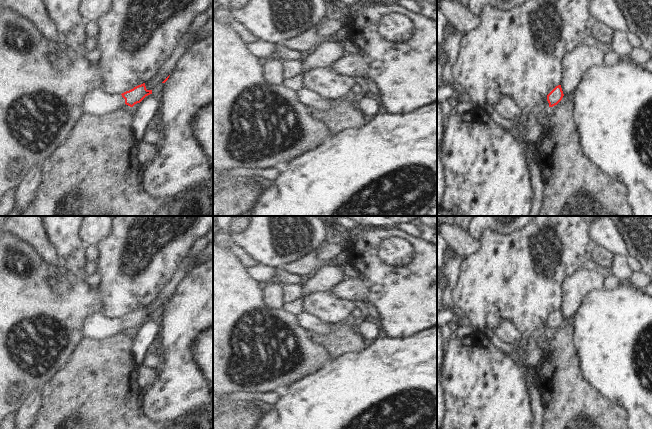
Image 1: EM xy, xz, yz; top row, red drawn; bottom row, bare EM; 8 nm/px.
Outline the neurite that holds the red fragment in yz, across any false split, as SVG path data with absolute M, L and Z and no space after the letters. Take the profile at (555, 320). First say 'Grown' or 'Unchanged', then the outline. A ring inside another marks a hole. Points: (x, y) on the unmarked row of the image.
Unchanged. M561 309L556 310L548 319L547 325L549 327L549 331L553 331L557 329L563 322L564 318L561 312Z

